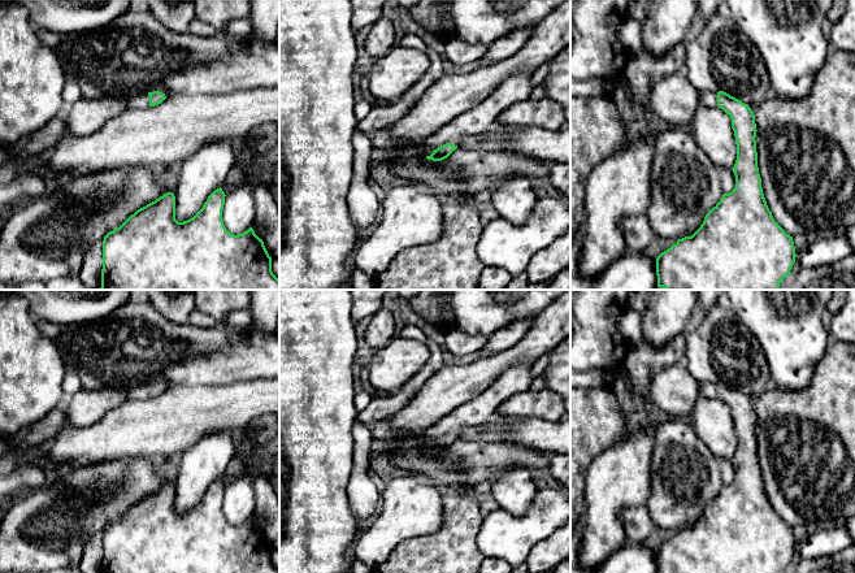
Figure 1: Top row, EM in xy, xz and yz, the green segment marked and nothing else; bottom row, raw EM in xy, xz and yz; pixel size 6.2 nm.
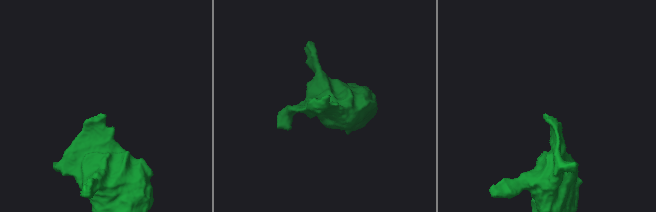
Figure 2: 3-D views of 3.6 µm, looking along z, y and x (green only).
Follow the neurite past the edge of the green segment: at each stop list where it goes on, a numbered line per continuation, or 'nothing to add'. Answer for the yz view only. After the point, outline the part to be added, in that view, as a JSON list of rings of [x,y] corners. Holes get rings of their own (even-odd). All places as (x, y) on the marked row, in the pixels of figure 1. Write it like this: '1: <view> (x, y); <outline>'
1: yz (706, 98); [[[699,91],[700,105],[717,107],[717,94],[712,91]]]

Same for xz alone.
1: xz (515, 89); [[[522,71],[507,77],[481,103],[453,117],[447,125],[428,136],[418,146],[420,156],[430,156],[446,143],[459,146],[465,136],[482,134],[495,126],[502,112],[529,99],[533,88],[530,84],[531,74]]]

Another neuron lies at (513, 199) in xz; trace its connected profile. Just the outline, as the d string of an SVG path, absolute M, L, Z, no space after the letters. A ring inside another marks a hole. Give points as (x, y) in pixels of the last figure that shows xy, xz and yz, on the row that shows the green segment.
M512 177L491 186L485 197L496 209L500 218L516 226L522 226L530 218L538 201L531 179L524 177Z

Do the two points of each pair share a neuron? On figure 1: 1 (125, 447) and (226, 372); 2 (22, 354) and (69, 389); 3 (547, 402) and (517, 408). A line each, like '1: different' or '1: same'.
1: different
2: different
3: same

